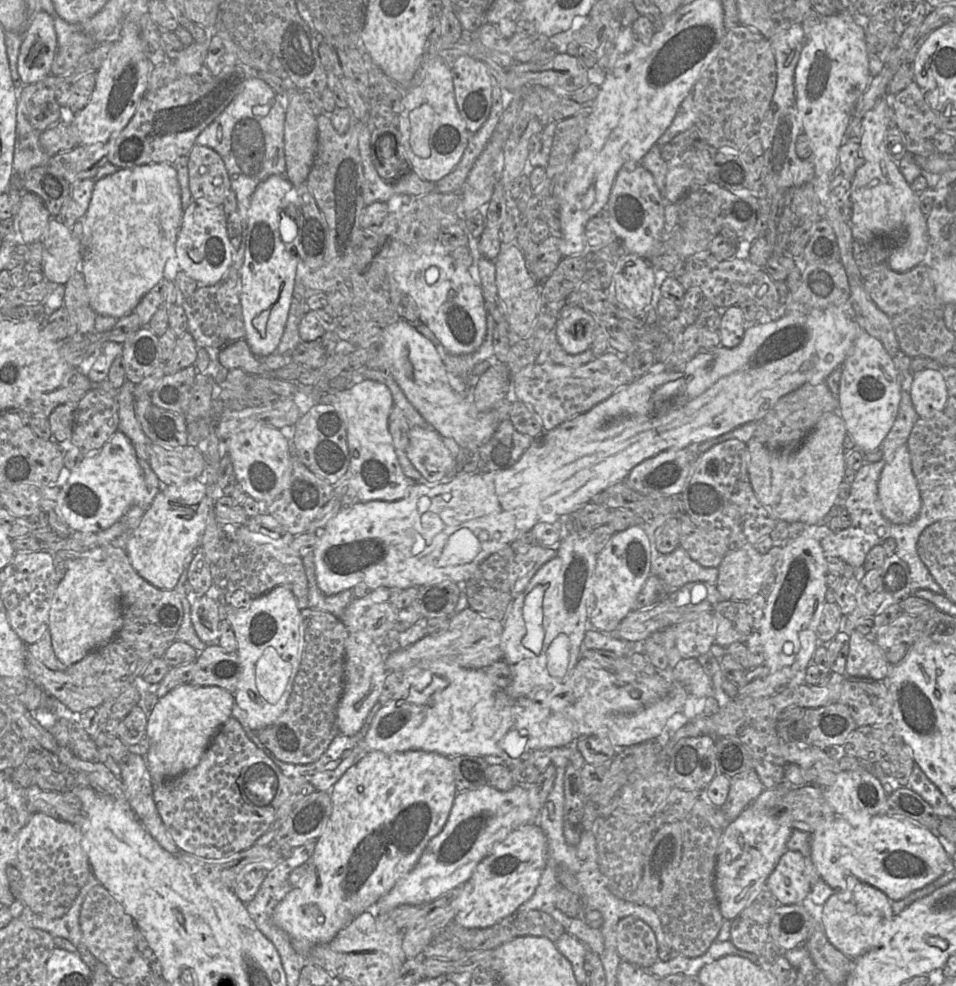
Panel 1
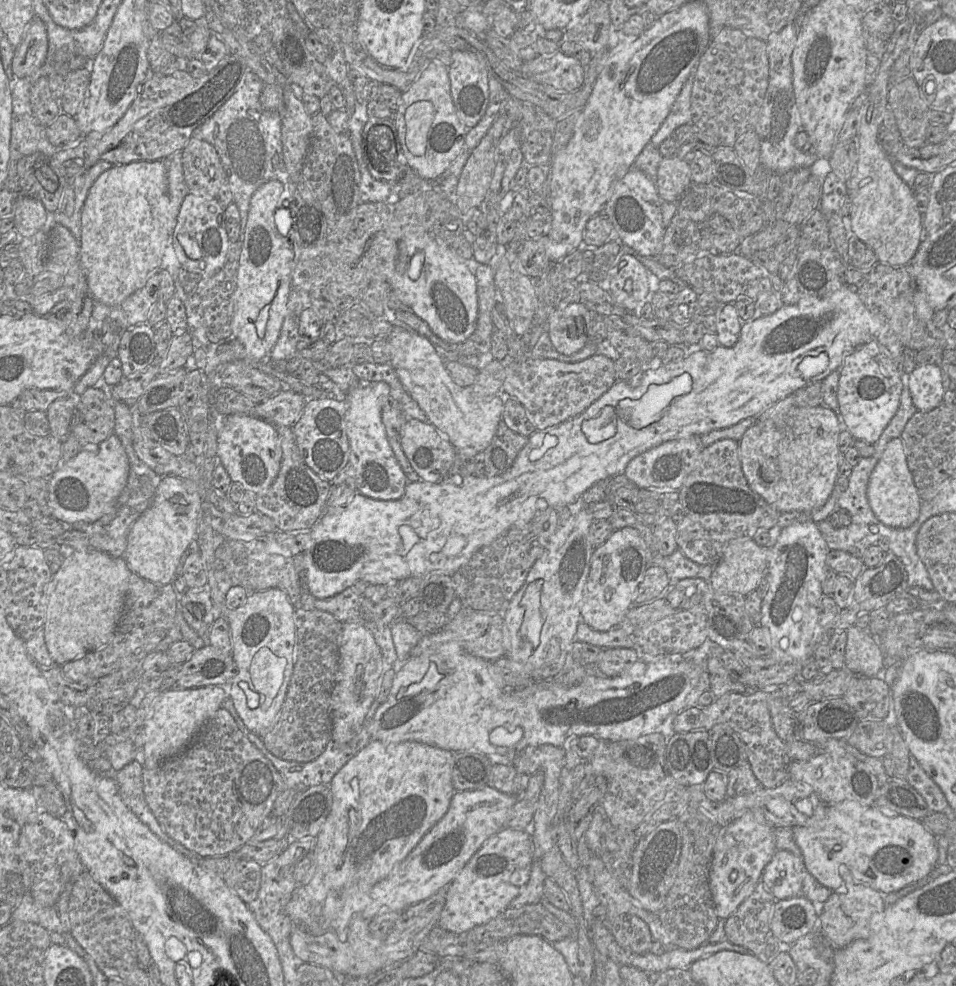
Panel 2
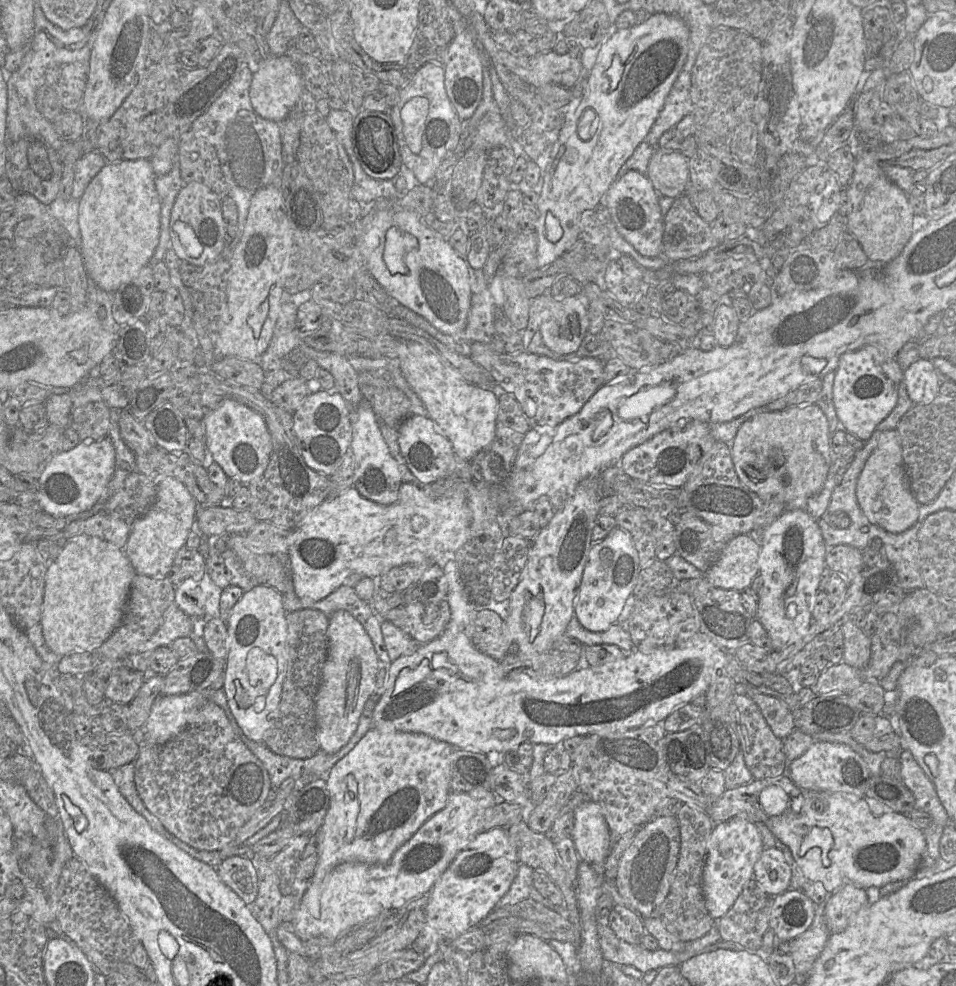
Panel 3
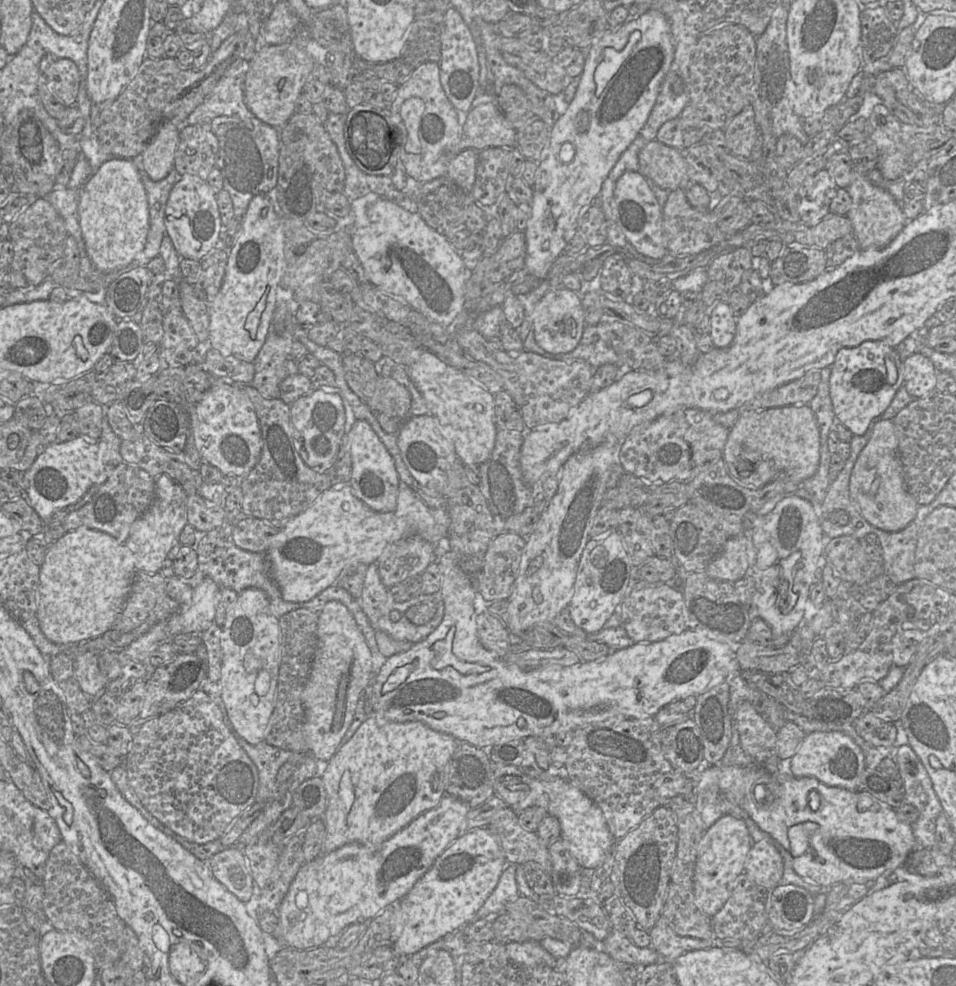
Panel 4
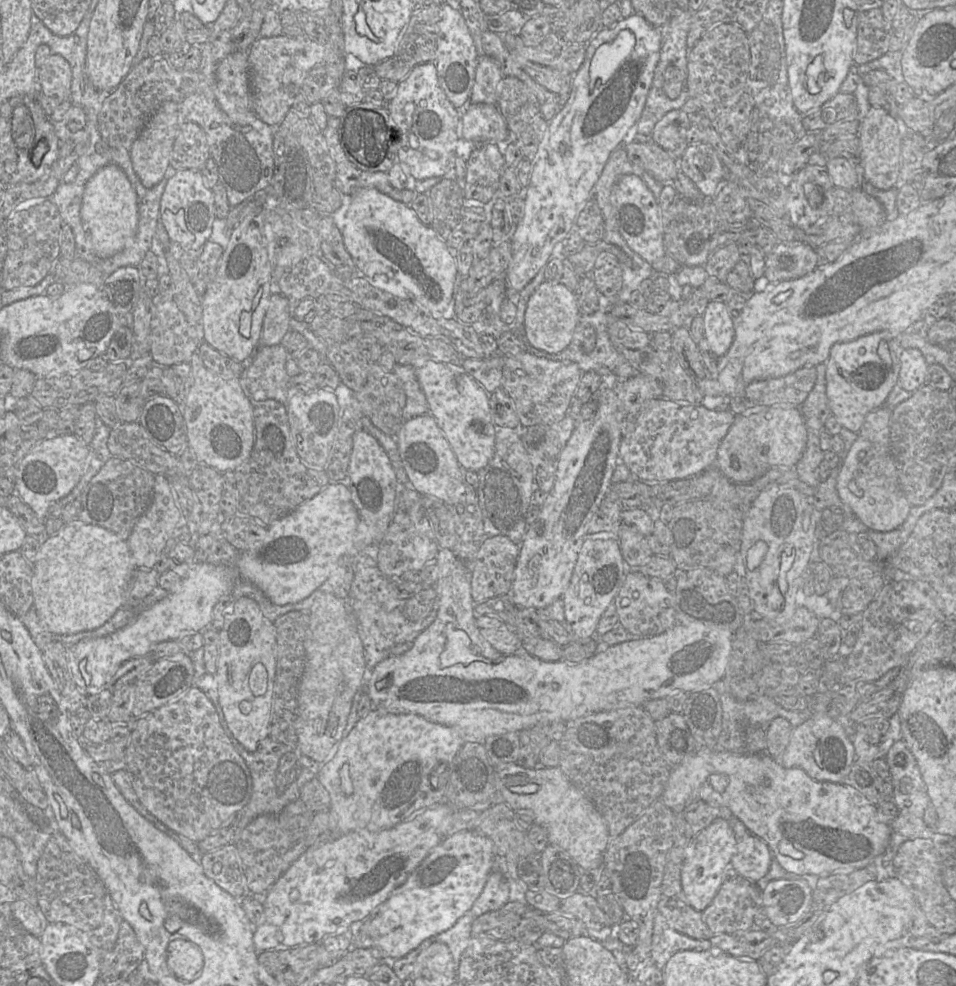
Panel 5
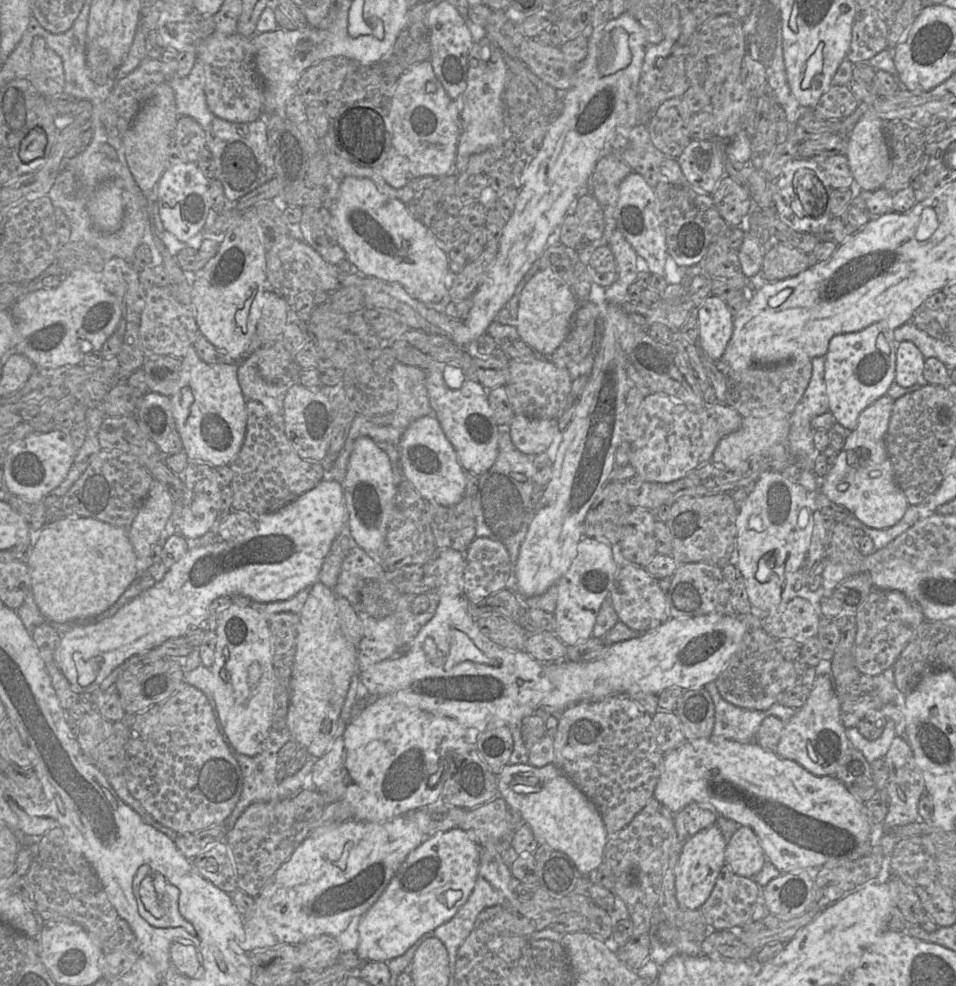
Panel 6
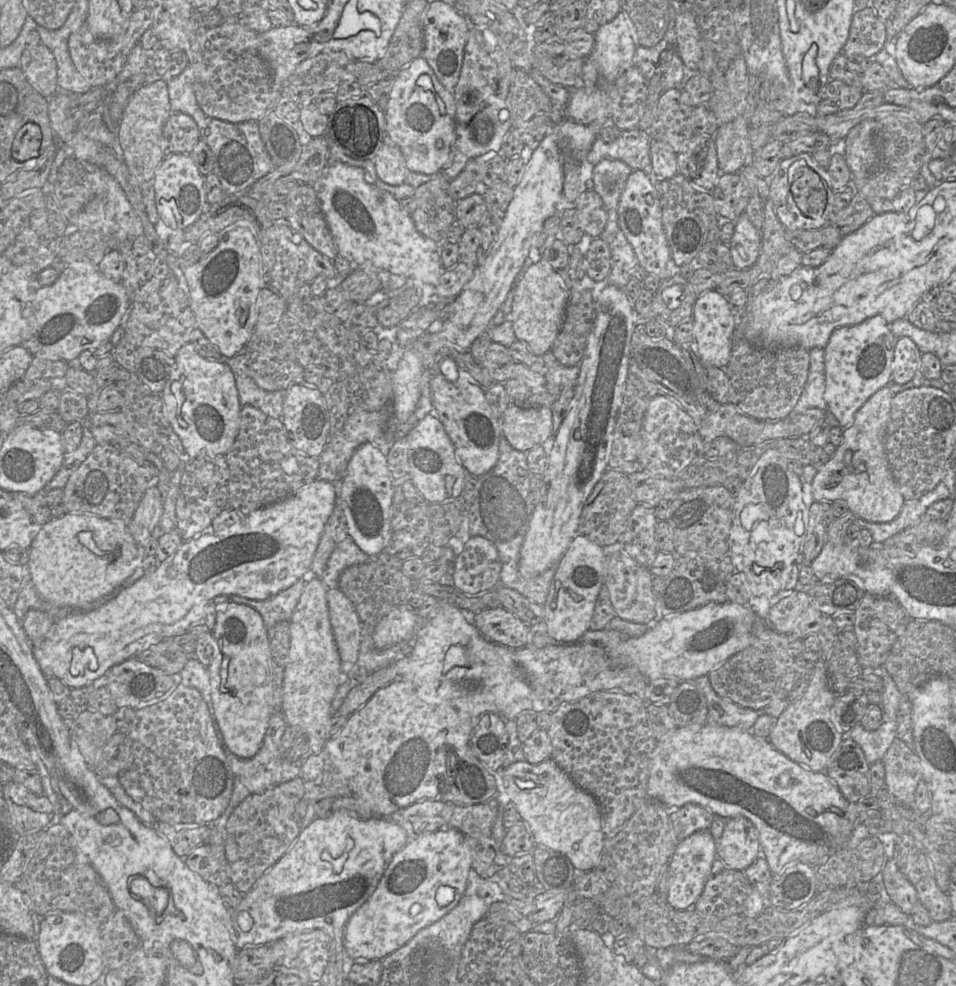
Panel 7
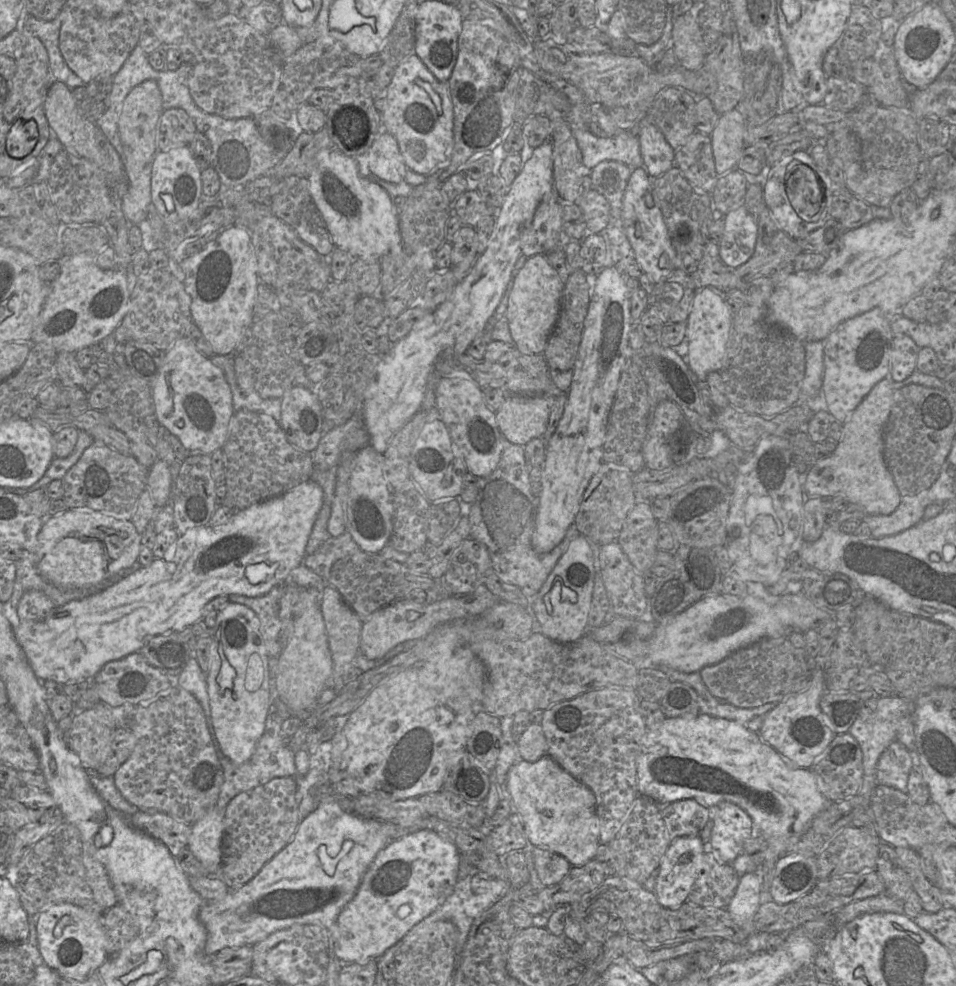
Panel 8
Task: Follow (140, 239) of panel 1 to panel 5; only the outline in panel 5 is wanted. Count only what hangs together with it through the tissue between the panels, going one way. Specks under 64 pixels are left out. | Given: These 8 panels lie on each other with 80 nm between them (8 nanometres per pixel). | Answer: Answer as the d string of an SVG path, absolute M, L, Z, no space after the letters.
M111 164L99 169L85 185L81 219L95 253L109 258L122 251L135 236L138 228L138 198L124 171Z

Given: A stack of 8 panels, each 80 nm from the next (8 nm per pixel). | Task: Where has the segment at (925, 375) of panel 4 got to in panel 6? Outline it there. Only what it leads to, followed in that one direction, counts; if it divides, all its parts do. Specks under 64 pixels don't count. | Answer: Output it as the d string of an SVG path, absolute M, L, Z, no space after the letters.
M902 341L897 346L895 382L902 387L910 387L926 382L923 378L925 358L918 347L910 341Z

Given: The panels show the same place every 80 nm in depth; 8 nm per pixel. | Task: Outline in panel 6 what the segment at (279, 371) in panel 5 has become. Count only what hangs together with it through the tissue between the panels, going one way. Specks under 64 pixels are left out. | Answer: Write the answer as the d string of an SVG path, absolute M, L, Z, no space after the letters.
M251 354L244 361L240 359L237 363L237 378L245 399L262 403L272 414L282 414L290 385L265 381L258 371L256 354Z

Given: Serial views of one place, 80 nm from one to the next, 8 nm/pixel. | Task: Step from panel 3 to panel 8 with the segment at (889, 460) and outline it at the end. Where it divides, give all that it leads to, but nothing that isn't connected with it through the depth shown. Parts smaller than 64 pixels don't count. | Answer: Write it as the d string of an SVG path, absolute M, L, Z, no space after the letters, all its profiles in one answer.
M886 377L876 383L843 423L843 435L835 451L811 465L803 485L808 497L831 498L841 494L862 506L867 514L888 515L900 504L901 494L884 459L884 427L893 404L894 390Z

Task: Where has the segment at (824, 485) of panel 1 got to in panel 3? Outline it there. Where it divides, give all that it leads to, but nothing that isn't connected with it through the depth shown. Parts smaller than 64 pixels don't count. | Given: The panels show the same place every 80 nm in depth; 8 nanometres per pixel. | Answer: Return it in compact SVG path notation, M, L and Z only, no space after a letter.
M816 404L756 414L741 424L730 447L740 481L765 501L789 503L815 495L831 465L829 424Z

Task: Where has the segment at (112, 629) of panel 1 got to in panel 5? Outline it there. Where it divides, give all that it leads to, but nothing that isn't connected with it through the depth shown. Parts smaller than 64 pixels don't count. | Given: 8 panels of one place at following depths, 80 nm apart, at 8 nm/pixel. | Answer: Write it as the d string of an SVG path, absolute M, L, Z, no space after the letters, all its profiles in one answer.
M82 521L65 523L55 535L42 543L33 563L34 607L42 625L53 635L71 635L100 628L126 604L127 590L135 568L126 541L115 533Z

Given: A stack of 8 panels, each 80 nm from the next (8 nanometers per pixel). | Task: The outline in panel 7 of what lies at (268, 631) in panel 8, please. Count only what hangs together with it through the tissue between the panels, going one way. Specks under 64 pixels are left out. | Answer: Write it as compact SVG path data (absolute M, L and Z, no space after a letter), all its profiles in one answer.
M301 578L266 600L251 600L238 595L228 597L231 602L245 604L255 609L261 615L266 628L271 628L280 621L290 619L306 583L307 578Z

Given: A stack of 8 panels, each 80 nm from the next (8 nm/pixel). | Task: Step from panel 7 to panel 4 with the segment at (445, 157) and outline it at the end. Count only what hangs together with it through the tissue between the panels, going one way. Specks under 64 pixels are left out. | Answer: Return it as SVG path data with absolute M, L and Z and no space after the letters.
M426 62L418 66L400 85L393 102L389 103L390 117L401 134L400 161L407 173L419 183L425 183L439 177L447 177L448 165L454 149L462 136L462 127L458 121L457 110L447 98L440 81L439 64Z

